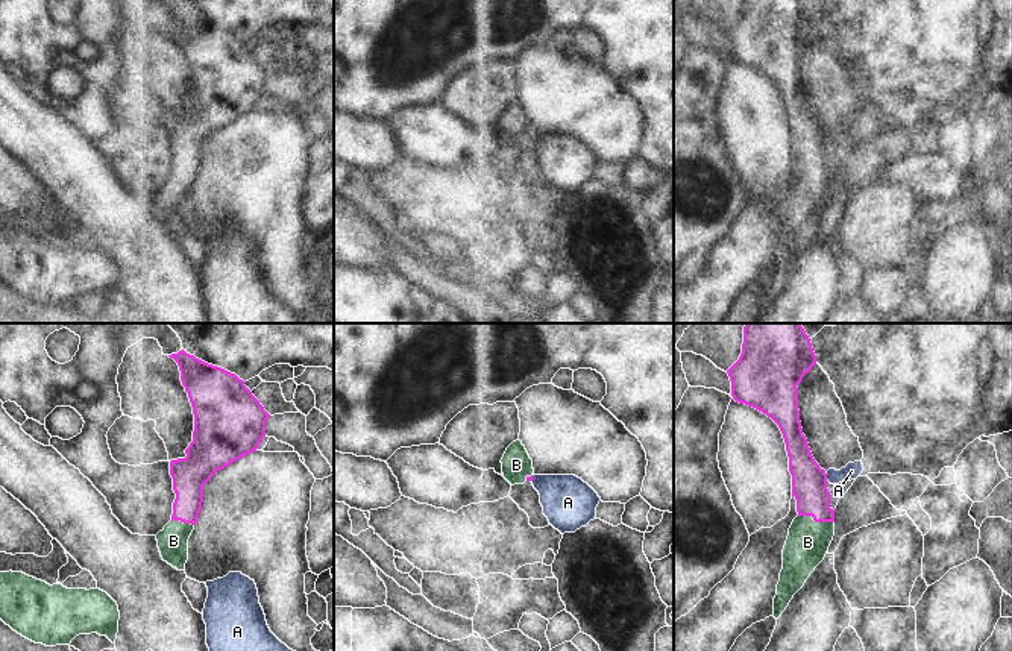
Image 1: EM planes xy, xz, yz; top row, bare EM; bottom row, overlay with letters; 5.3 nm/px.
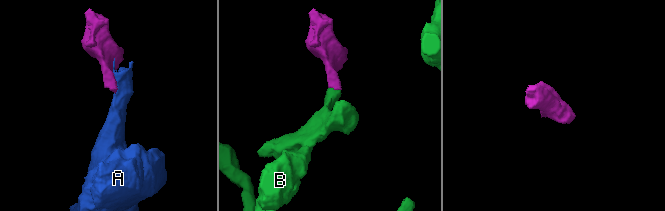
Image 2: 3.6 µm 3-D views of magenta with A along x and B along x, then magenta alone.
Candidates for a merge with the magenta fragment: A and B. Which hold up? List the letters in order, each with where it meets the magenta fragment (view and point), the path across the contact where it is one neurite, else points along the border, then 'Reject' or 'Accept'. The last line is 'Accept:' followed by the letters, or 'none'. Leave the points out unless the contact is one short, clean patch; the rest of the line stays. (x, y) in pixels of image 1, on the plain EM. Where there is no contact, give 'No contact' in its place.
A: Touches magenta at yz (826, 138). Reject
B: Touches magenta at yz (817, 181). Path across: yz (809, 141), (817, 181), (807, 202). Accept
Accept: B

